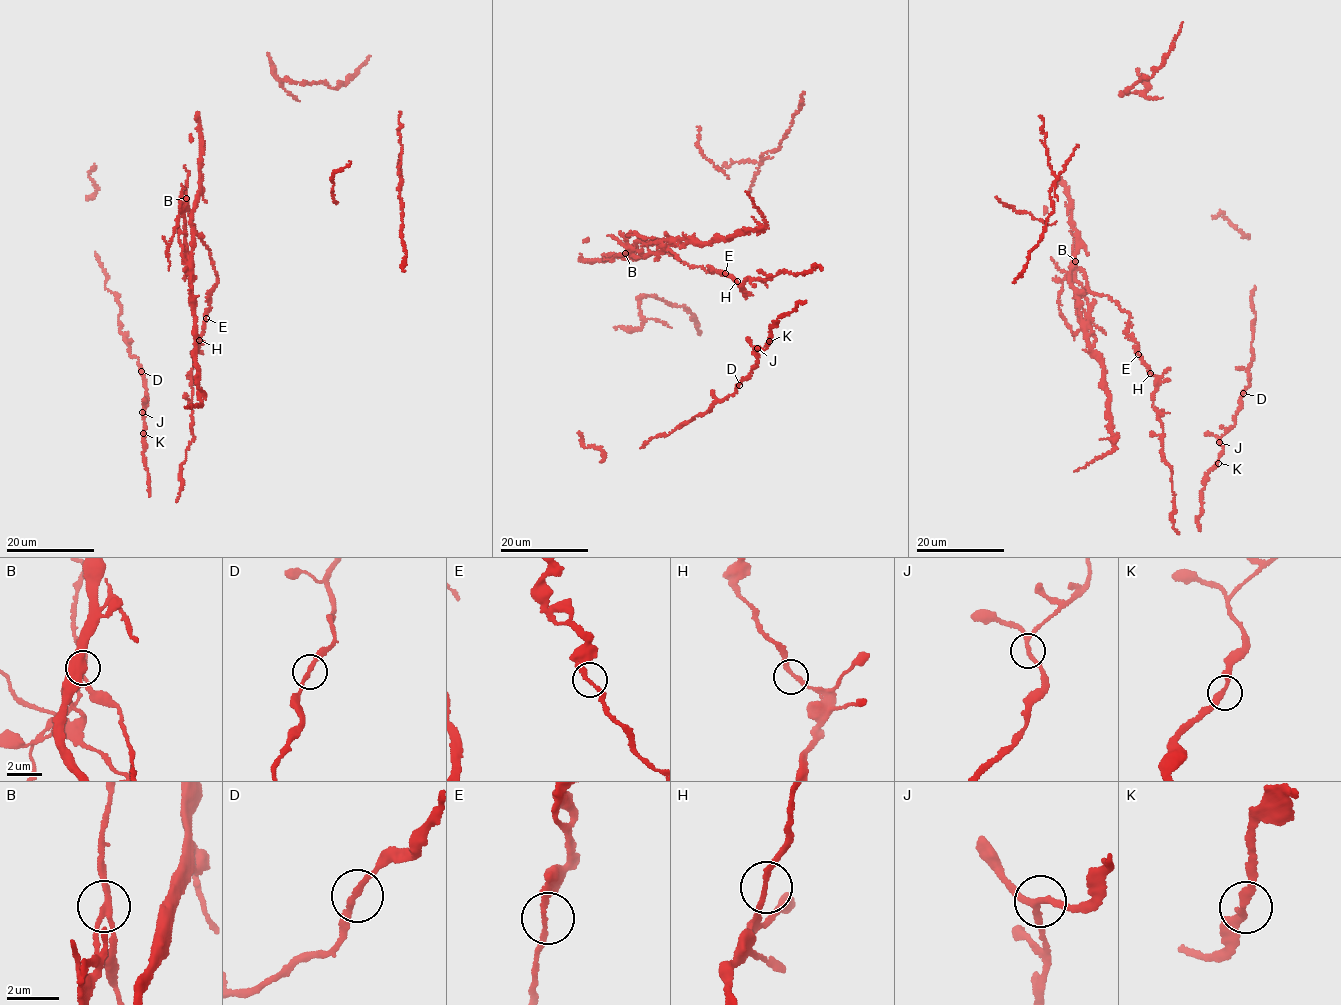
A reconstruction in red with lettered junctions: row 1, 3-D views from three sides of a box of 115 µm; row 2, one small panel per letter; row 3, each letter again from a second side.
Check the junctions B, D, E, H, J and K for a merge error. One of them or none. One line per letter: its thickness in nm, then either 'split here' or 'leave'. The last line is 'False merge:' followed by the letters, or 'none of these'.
B: calibre 200 nm; split here
D: calibre 240 nm; leave
E: calibre 190 nm; leave
H: calibre 180 nm; leave
J: calibre 220 nm; leave
K: calibre 240 nm; leave
False merge: B

